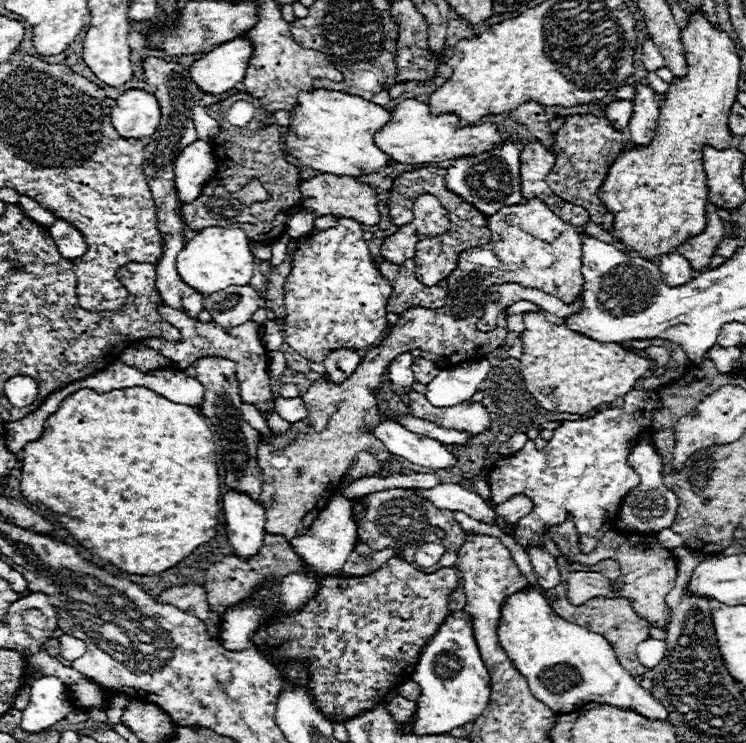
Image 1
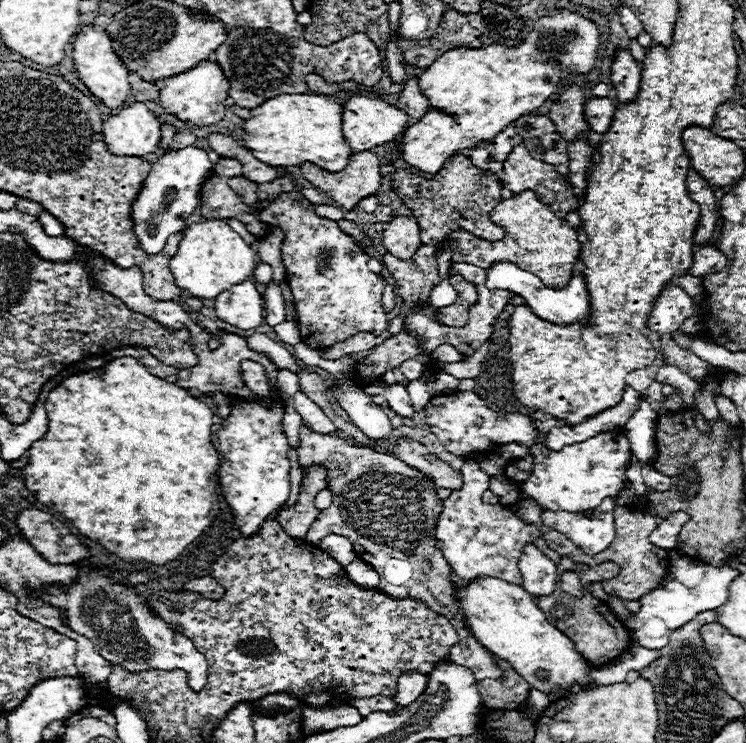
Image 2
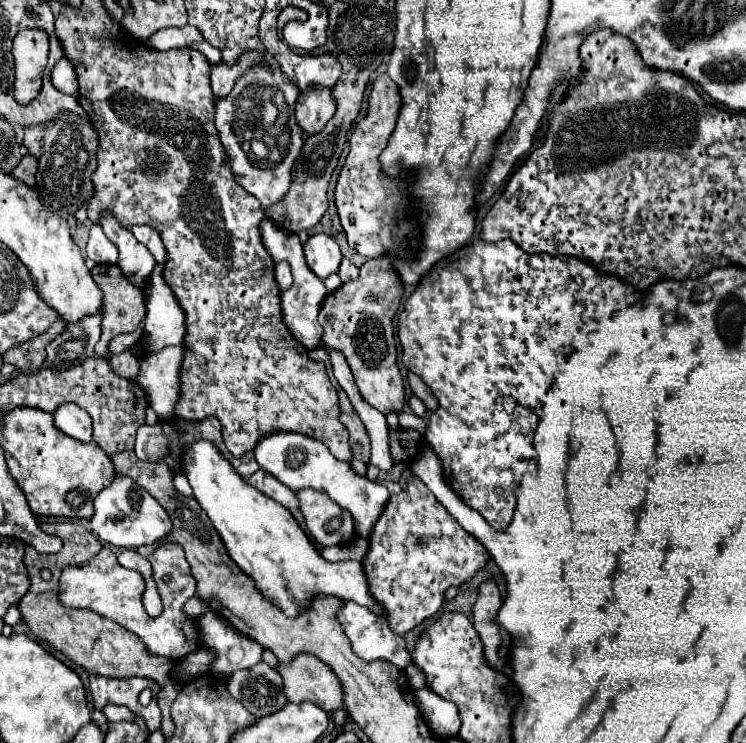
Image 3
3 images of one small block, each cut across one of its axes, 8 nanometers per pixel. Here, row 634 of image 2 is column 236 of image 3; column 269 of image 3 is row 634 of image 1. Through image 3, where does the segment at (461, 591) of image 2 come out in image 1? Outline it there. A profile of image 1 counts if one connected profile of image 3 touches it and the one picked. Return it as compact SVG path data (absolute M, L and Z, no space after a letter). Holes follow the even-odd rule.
M524 588L504 600L498 642L512 658L516 670L524 674L534 698L558 714L574 712L586 702L634 708L648 718L666 718L668 714L666 708L652 698L650 692L640 688L634 676L618 664L616 654L604 636L556 616L546 598L534 588Z

